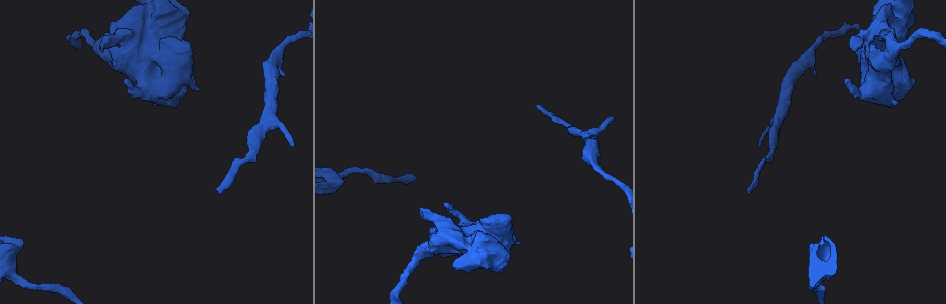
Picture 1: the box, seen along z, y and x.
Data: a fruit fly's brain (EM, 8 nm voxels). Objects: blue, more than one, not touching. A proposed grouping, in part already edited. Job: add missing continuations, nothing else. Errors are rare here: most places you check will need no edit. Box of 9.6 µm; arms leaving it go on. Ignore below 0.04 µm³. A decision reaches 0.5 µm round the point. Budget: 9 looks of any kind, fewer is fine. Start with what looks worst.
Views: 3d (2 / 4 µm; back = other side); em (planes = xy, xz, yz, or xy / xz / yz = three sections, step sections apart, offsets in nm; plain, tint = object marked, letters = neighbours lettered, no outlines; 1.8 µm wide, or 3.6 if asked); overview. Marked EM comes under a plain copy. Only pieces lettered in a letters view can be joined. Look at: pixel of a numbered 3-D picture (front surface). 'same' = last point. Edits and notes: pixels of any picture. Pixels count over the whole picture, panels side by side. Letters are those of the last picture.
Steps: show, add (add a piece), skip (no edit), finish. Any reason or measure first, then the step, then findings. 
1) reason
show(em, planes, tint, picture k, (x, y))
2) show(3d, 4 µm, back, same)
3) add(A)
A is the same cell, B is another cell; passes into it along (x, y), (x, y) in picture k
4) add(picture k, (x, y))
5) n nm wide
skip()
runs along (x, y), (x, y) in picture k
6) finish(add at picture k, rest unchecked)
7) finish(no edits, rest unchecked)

tapers out
show(em, planes, letters, picture 1, (748, 192))

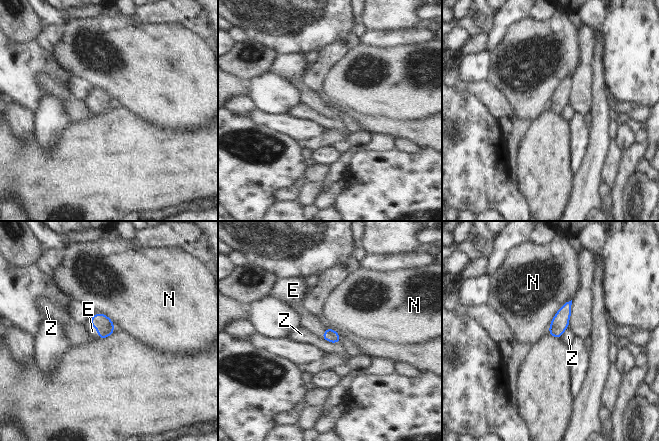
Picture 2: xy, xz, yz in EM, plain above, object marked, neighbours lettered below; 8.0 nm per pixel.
110 nm wide
add(E)
E is the same cell, N and Z are other cells; passes into it along (104, 325), (96, 329), (92, 331) in picture 2; it goes on there

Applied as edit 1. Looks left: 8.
show(overview)

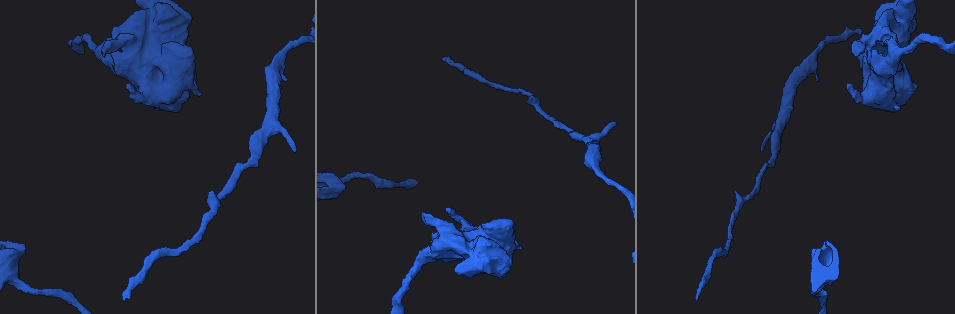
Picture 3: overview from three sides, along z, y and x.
long arm stops here
show(3d, 2 µm, picture 3, (445, 56))

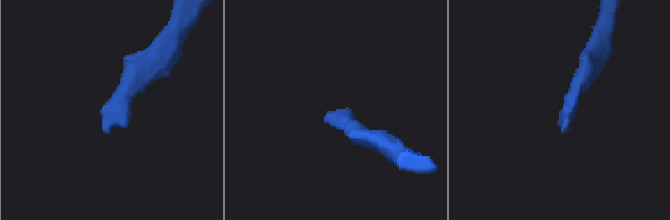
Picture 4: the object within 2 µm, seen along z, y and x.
show(em, xy, step 8, letters, picture 4, (561, 130))

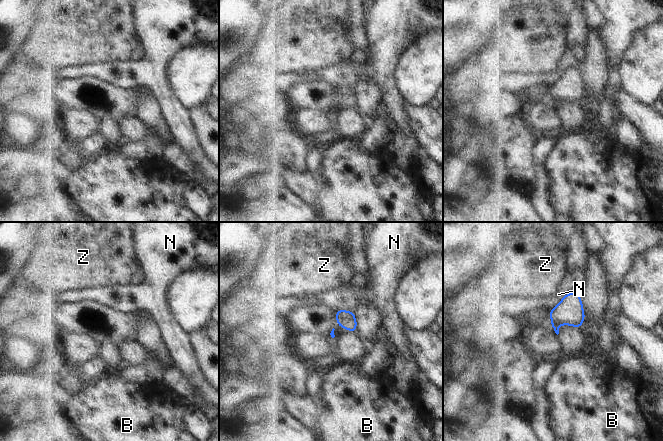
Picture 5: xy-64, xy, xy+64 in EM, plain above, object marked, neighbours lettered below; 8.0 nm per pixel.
130 nm wide
skip()
B, N and Z are other cells; border along (335, 309), (347, 309), (354, 313) in picture 5; no lettered piece goes on from it

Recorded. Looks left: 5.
branch stops here
show(em, planes, letters, picture 3, (294, 150))

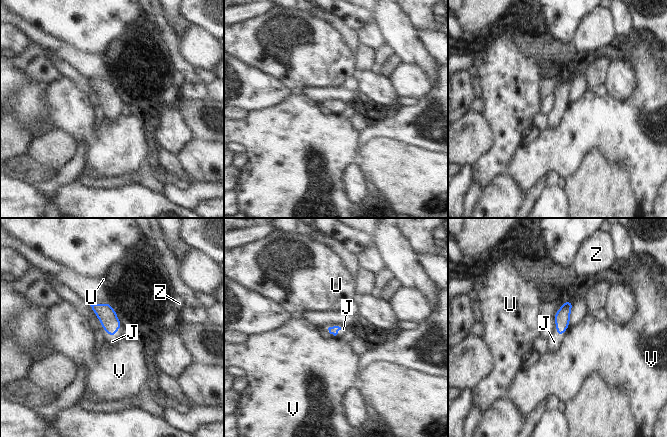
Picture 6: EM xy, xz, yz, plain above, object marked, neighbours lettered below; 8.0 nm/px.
add(J)
J is the same cell, U, V and Z are other cells; it goes on there

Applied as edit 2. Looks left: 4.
branch stops here
show(3d, 2 µm, picture 3, (818, 80))

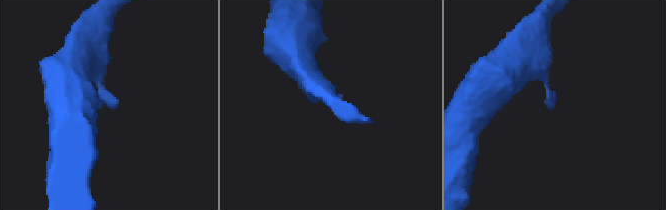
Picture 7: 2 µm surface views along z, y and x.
show(em, 3.6 µm, planes, letters, picture 7, (114, 106))

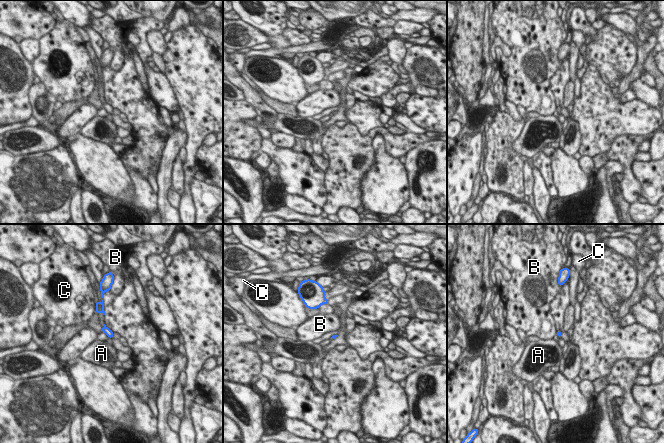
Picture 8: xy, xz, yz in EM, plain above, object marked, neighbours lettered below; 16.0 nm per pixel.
skip()
A, B and C are other cells; border along (557, 331), (555, 334) in picture 8; none of them fits

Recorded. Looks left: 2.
finish(add at picture 2, add at picture 6, rest unchecked)

